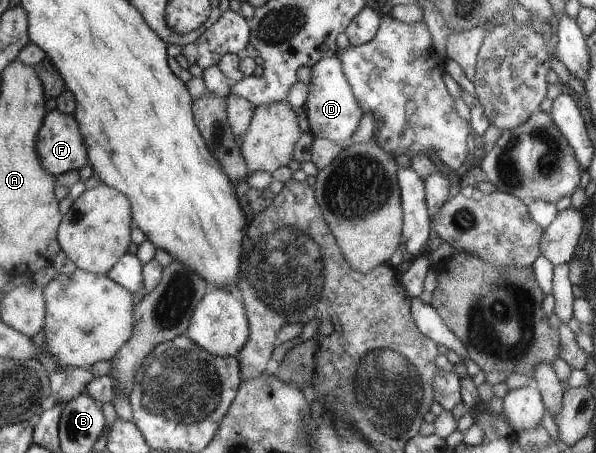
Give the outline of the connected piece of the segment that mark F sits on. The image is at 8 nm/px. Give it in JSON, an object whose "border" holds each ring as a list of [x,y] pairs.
{"border":[[[58,108],[45,116],[45,123],[42,125],[37,140],[37,153],[42,168],[55,177],[90,165],[89,148],[86,137],[82,134],[81,124],[75,115],[63,113]]]}

